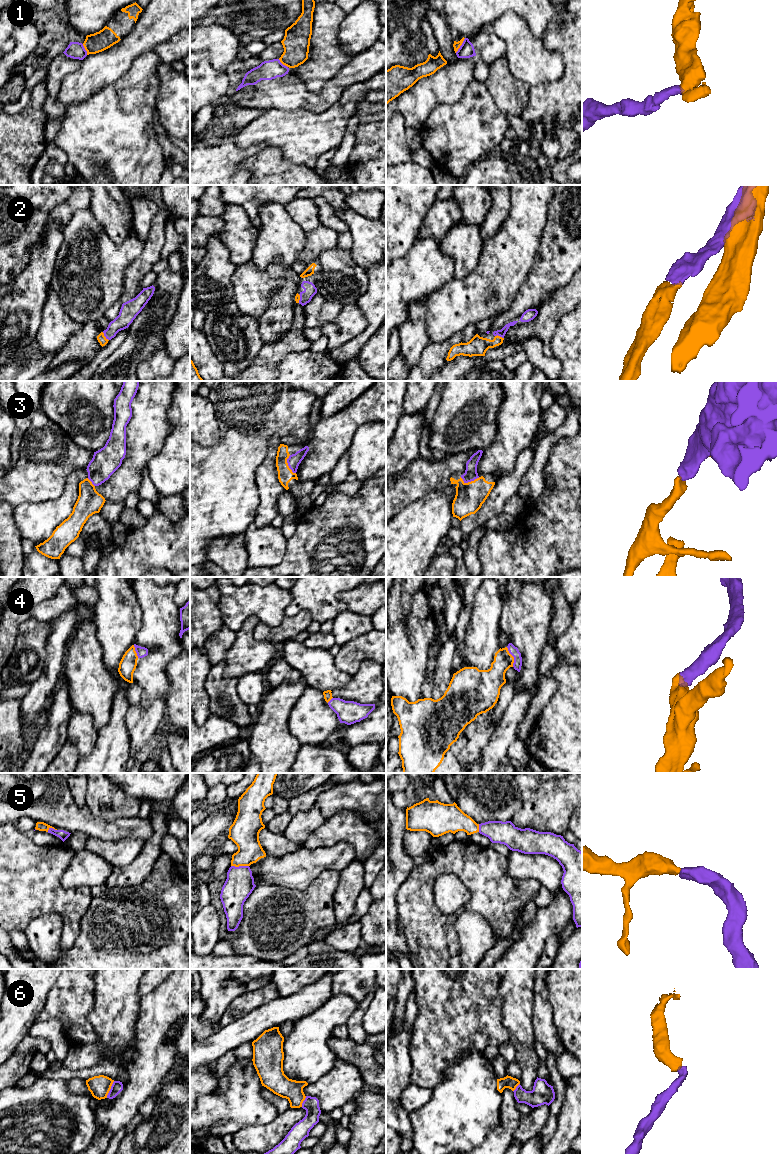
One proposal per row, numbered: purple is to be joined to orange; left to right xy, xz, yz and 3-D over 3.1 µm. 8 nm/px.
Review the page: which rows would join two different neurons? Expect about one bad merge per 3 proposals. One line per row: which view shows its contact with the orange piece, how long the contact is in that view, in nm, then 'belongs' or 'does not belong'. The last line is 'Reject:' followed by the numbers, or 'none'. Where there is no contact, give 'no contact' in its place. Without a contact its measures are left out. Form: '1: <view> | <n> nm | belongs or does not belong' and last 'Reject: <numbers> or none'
1: yz | 150 nm | does not belong
2: xy | 90 nm | belongs
3: yz | 160 nm | belongs
4: yz | 170 nm | belongs
5: xz | 140 nm | belongs
6: xy | 150 nm | belongs
Reject: 1

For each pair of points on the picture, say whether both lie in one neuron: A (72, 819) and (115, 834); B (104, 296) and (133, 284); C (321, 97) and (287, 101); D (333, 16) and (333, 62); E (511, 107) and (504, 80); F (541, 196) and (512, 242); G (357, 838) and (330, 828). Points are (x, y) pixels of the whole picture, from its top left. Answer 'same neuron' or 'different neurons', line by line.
A: same neuron
B: different neurons
C: same neuron
D: same neuron
E: same neuron
F: same neuron
G: same neuron

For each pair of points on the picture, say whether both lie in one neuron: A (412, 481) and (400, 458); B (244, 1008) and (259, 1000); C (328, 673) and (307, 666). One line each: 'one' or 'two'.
A: two
B: one
C: one

